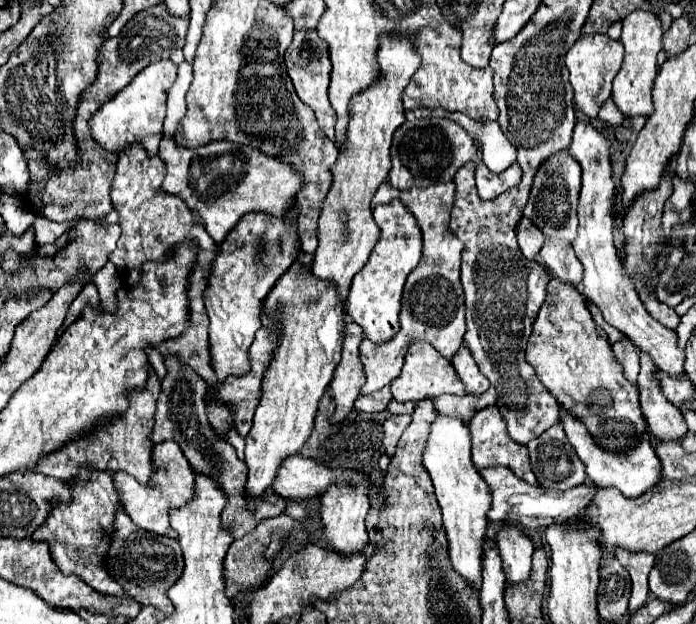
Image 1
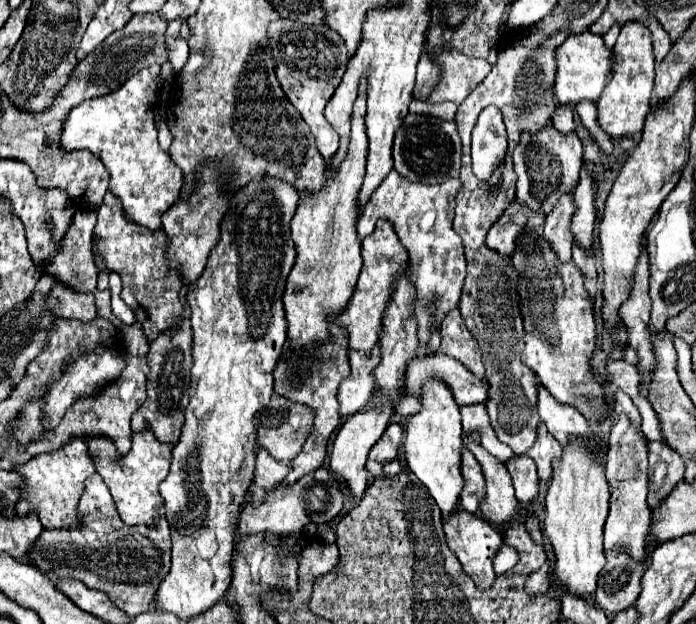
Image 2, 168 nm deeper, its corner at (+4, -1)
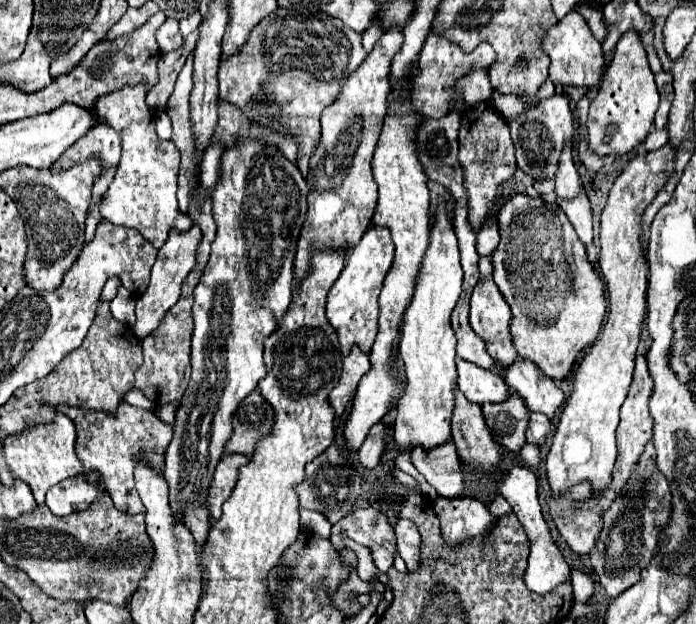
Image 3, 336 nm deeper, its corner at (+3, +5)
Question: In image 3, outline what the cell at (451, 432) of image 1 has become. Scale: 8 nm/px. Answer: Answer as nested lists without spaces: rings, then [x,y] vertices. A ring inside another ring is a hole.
[[[438,202],[436,206],[436,212],[434,212],[434,222],[430,226],[430,242],[428,242],[428,248],[426,248],[426,254],[420,262],[420,270],[418,270],[418,278],[416,278],[416,286],[414,286],[414,294],[412,294],[412,300],[410,300],[410,306],[406,308],[406,314],[402,318],[402,338],[400,338],[400,344],[398,344],[398,358],[402,362],[402,370],[404,370],[404,394],[400,398],[400,402],[396,404],[396,420],[394,420],[394,442],[402,448],[402,450],[412,450],[414,446],[422,446],[426,450],[438,446],[438,444],[444,444],[448,438],[450,438],[450,414],[452,414],[452,408],[454,408],[454,392],[452,388],[456,386],[456,336],[454,336],[454,330],[450,326],[450,314],[458,302],[458,296],[462,292],[462,266],[460,266],[460,256],[458,256],[458,240],[456,240],[456,234],[454,234],[454,226],[446,214],[446,206],[442,206],[442,202]]]

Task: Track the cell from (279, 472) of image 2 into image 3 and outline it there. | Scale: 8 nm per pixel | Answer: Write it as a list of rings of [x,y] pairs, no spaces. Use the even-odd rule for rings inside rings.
[[[224,454],[216,466],[214,478],[210,482],[210,490],[206,494],[206,506],[210,510],[210,520],[218,520],[222,514],[222,502],[232,494],[234,484],[238,480],[238,468],[246,464],[246,456],[242,454]]]

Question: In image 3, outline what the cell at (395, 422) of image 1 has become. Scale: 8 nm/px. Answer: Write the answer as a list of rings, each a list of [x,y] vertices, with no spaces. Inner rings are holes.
[[[374,424],[364,440],[364,444],[358,450],[358,458],[360,464],[364,468],[376,468],[380,464],[382,452],[384,452],[384,426],[382,424]]]

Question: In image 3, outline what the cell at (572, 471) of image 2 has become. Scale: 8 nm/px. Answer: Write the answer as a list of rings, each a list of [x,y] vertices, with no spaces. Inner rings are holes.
[[[670,144],[644,156],[636,156],[610,188],[610,196],[600,218],[598,260],[608,290],[608,318],[600,336],[588,348],[574,374],[574,388],[560,414],[560,424],[546,458],[548,482],[554,490],[554,498],[558,498],[556,490],[568,490],[582,480],[590,480],[596,490],[610,484],[610,474],[616,462],[614,432],[618,428],[618,410],[626,400],[632,382],[640,324],[646,312],[648,266],[646,256],[640,250],[640,222],[644,208],[674,174],[674,160],[676,154]]]

